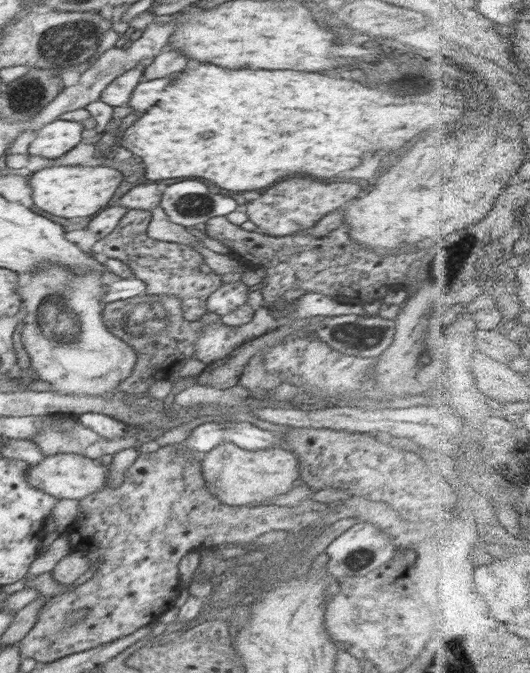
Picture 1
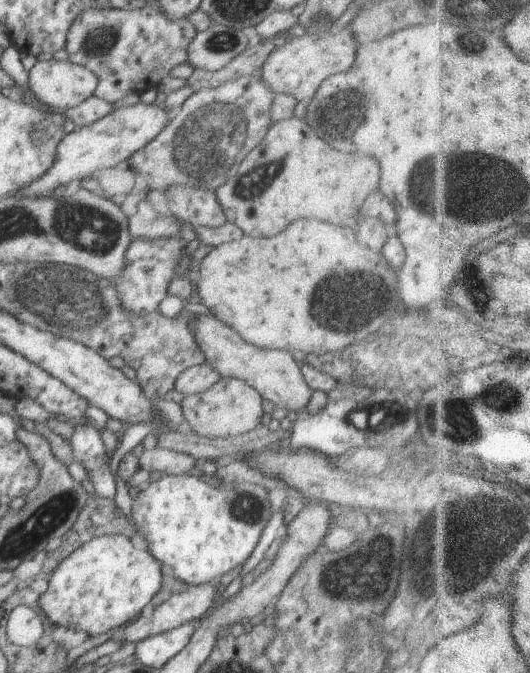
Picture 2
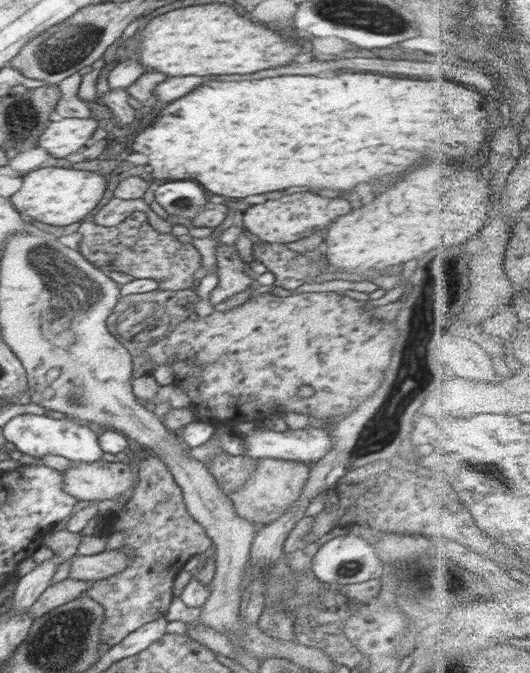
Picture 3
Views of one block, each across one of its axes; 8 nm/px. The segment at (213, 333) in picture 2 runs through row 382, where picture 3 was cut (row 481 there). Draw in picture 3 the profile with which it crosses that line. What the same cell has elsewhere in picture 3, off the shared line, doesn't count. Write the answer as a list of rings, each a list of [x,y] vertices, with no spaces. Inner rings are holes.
[[[258,459],[253,461],[256,462],[257,470],[253,474],[252,480],[237,488],[237,490],[233,490],[233,492],[228,494],[228,498],[233,502],[234,508],[238,513],[244,515],[246,519],[249,519],[255,524],[261,523],[263,520],[266,521],[266,524],[270,524],[279,516],[282,516],[300,498],[302,488],[304,488],[311,467],[304,462],[279,459]]]

